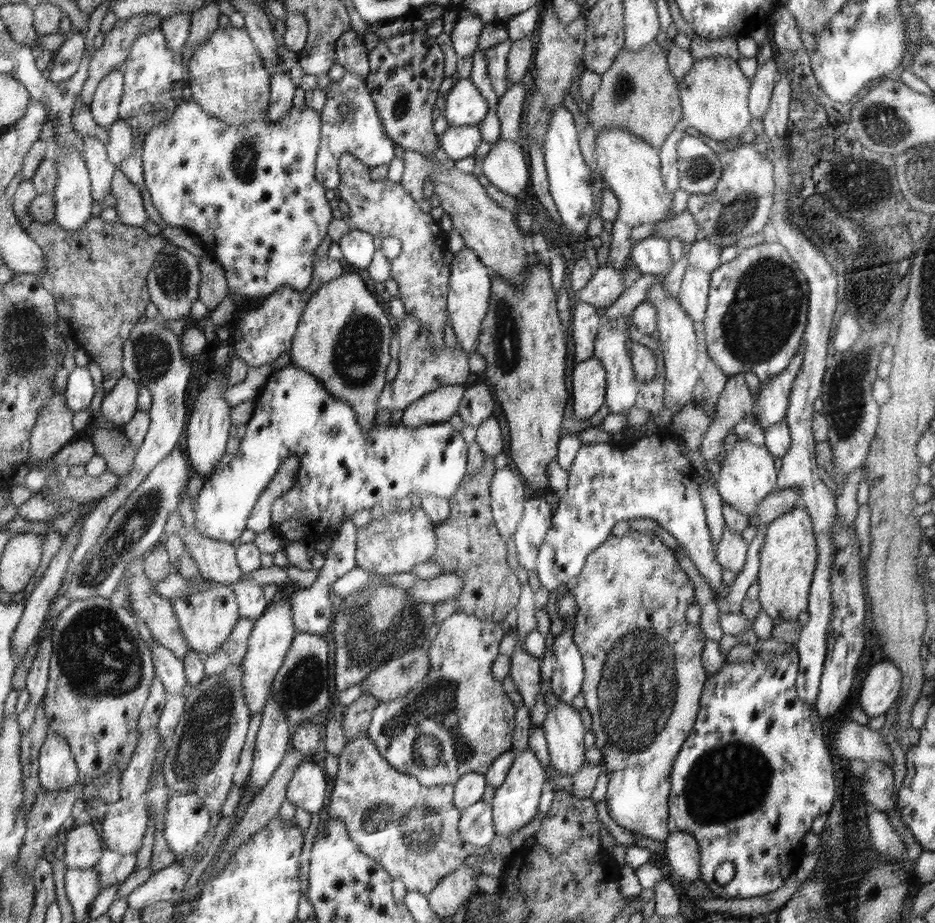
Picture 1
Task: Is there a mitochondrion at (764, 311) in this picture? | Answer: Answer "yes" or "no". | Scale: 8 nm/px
yes

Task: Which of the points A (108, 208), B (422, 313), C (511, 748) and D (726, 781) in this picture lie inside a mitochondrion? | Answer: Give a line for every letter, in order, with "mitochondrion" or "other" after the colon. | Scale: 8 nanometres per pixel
A: other
B: other
C: other
D: mitochondrion

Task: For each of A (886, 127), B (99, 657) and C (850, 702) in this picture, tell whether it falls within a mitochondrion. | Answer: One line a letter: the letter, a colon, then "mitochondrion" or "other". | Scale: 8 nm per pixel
A: mitochondrion
B: mitochondrion
C: other

